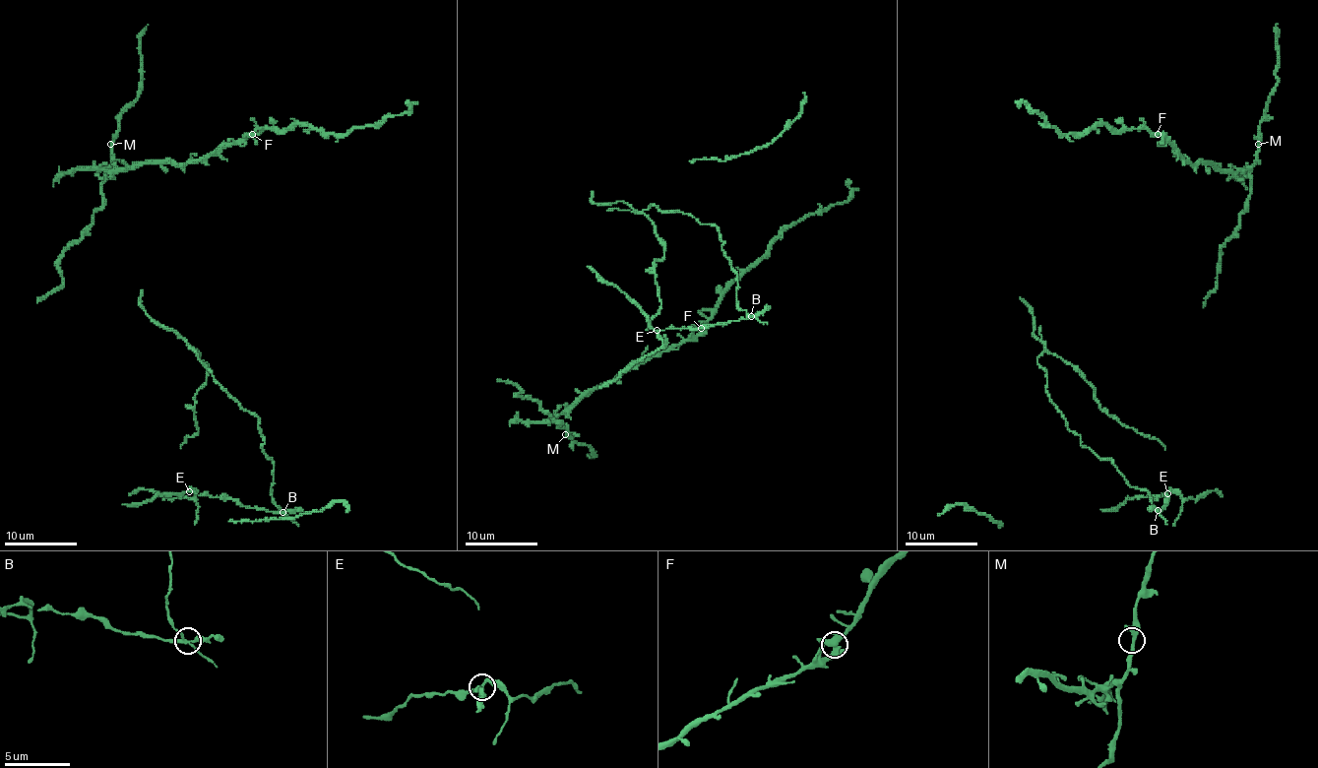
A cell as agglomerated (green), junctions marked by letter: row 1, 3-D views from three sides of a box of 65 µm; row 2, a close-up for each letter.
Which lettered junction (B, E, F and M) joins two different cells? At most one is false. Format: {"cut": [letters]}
{"cut": ["B"]}

